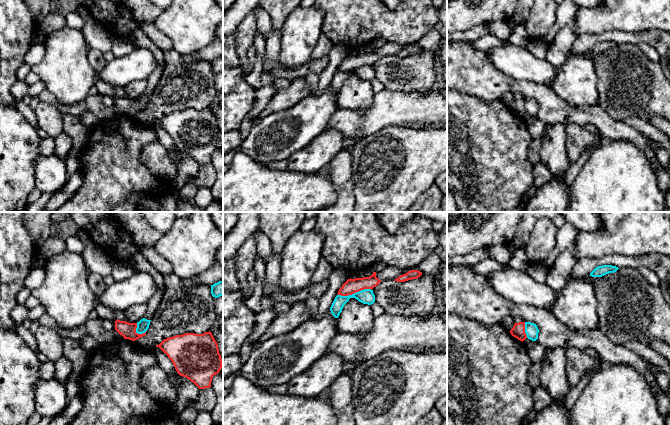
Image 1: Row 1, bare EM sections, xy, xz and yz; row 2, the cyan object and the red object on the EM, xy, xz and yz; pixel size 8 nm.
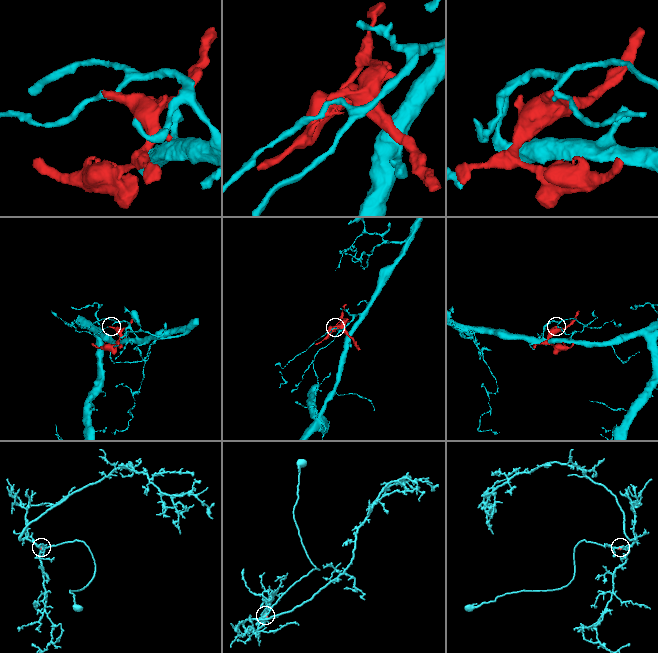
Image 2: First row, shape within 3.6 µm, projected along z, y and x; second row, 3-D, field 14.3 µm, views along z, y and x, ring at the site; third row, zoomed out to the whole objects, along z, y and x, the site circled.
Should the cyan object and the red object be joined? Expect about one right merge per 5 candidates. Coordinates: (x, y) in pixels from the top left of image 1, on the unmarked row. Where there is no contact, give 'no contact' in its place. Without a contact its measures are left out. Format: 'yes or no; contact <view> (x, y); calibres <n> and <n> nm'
no; contact xz (354, 69); calibres 120 and 120 nm

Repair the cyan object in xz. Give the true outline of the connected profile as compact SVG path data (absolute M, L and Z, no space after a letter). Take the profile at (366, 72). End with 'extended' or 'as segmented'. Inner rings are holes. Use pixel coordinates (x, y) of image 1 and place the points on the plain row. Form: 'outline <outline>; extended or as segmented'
outline M364 65L348 72L337 71L330 83L330 87L335 94L339 93L344 81L349 77L350 74L355 74L359 78L368 81L375 78L375 71L371 65Z; as segmented

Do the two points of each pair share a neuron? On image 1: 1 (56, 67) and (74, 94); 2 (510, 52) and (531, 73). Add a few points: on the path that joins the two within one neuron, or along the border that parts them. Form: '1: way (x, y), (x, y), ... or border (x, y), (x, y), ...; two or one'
1: way (63, 74), (70, 81), (71, 87); one
2: way (515, 57), (526, 68); one

